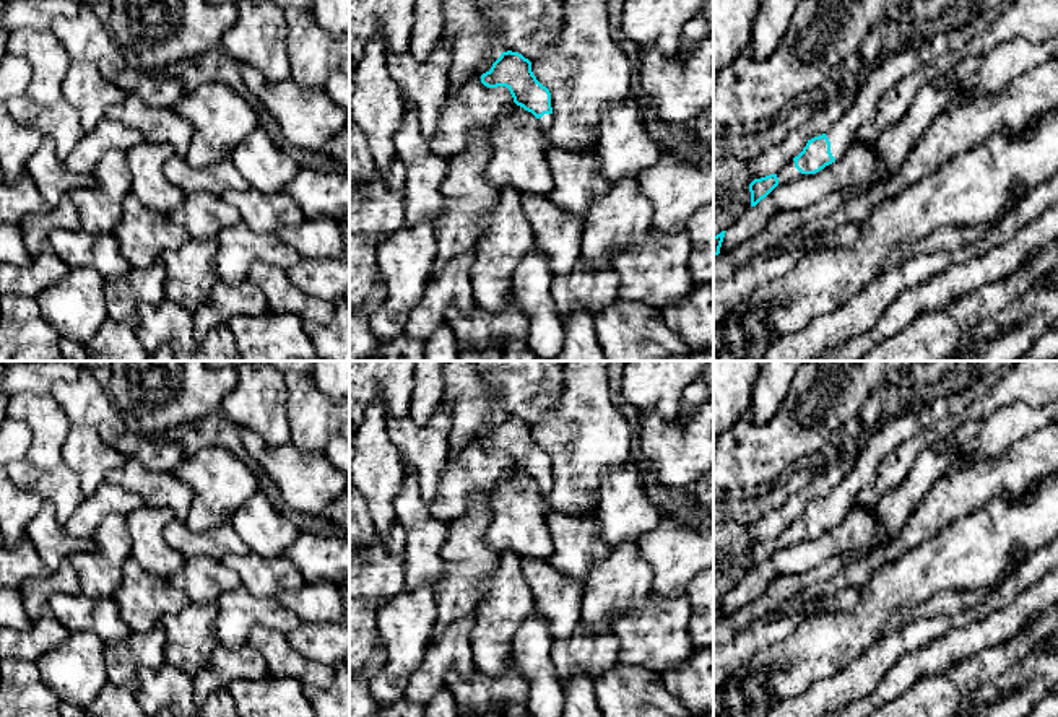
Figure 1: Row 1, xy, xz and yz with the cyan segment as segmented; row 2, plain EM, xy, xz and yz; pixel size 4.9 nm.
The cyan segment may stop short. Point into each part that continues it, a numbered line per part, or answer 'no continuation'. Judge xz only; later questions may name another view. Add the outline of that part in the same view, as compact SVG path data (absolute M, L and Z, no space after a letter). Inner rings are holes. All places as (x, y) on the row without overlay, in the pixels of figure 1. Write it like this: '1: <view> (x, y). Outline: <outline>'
1: xz (545, 486). Outline: M544 478L543 481L536 483L536 488L538 488L538 491L540 491L541 496L548 496L549 491L553 489L553 478Z

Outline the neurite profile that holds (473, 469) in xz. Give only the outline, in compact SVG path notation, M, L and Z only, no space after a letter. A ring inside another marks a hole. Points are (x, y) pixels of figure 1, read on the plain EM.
M481 437L473 439L457 455L449 457L429 504L431 512L450 524L466 509L473 493L479 491L489 498L512 468L509 452L488 452L481 447Z

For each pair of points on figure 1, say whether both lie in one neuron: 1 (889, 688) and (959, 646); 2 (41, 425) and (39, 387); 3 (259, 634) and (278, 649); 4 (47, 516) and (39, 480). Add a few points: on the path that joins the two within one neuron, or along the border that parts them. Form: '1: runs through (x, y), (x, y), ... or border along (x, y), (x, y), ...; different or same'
1: runs through (907, 672), (941, 656); same
2: border along (17, 392), (49, 394); different
3: runs through (264, 639), (273, 646); same
4: border along (44, 499), (54, 506), (56, 519), (62, 525); different

